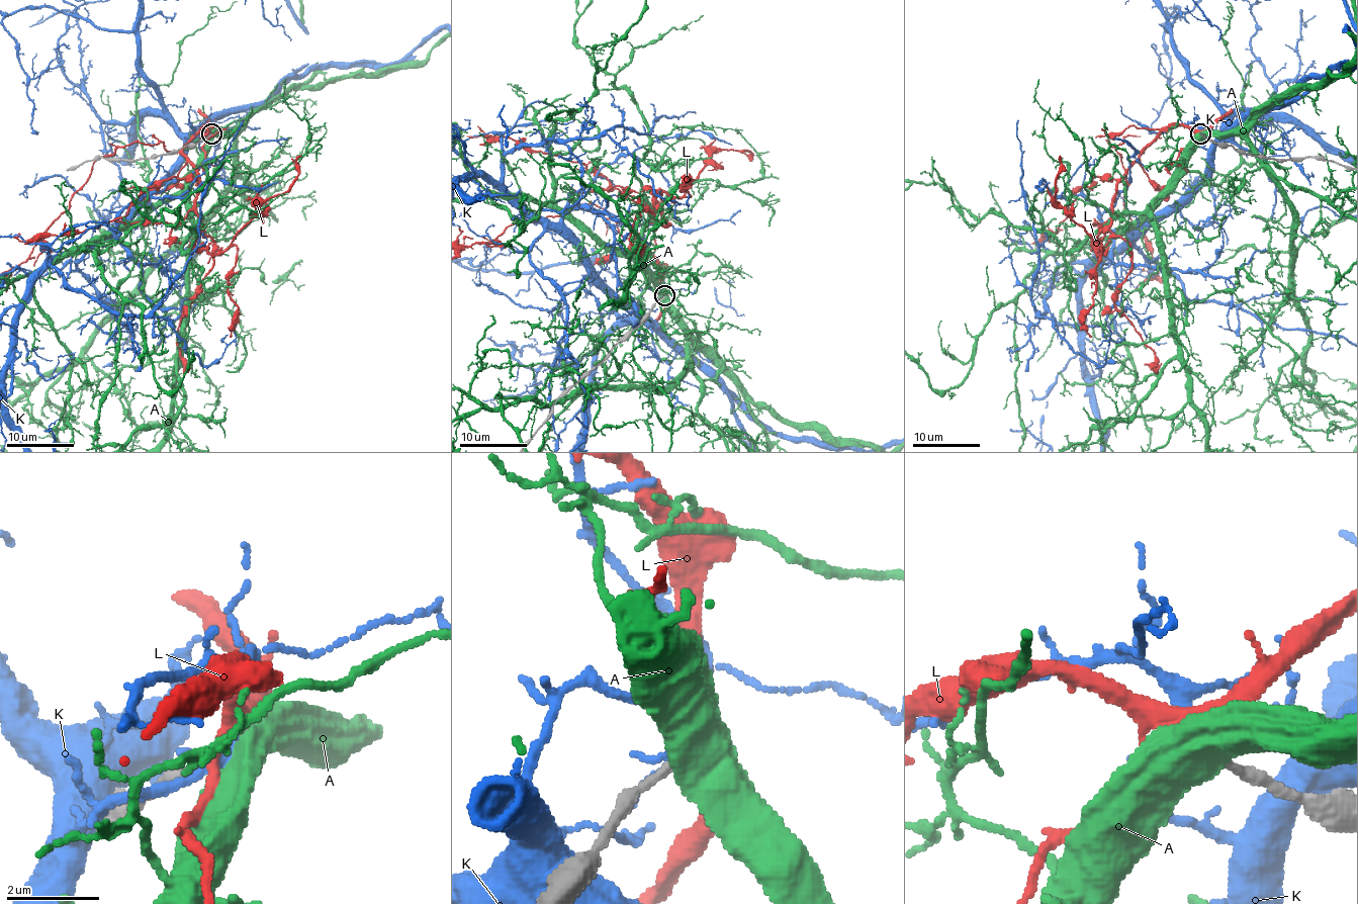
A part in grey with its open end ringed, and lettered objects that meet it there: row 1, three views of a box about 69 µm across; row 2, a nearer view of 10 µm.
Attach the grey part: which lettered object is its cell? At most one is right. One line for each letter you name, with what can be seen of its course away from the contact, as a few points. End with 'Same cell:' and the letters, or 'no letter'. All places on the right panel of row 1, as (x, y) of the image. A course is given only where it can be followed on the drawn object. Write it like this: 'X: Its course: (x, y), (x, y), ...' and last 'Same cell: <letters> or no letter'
Same cell: no letter

